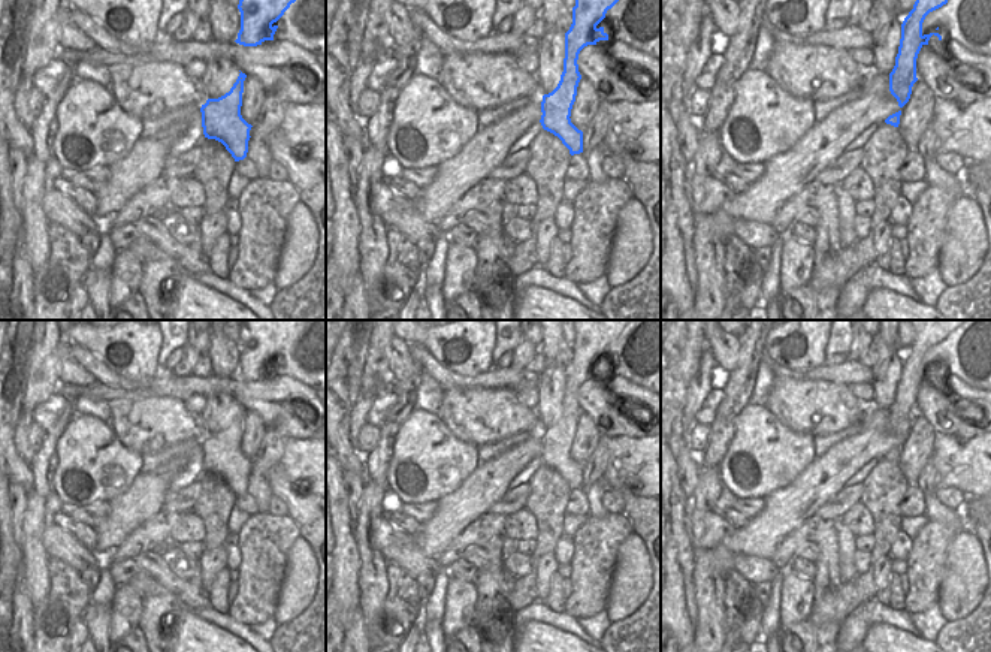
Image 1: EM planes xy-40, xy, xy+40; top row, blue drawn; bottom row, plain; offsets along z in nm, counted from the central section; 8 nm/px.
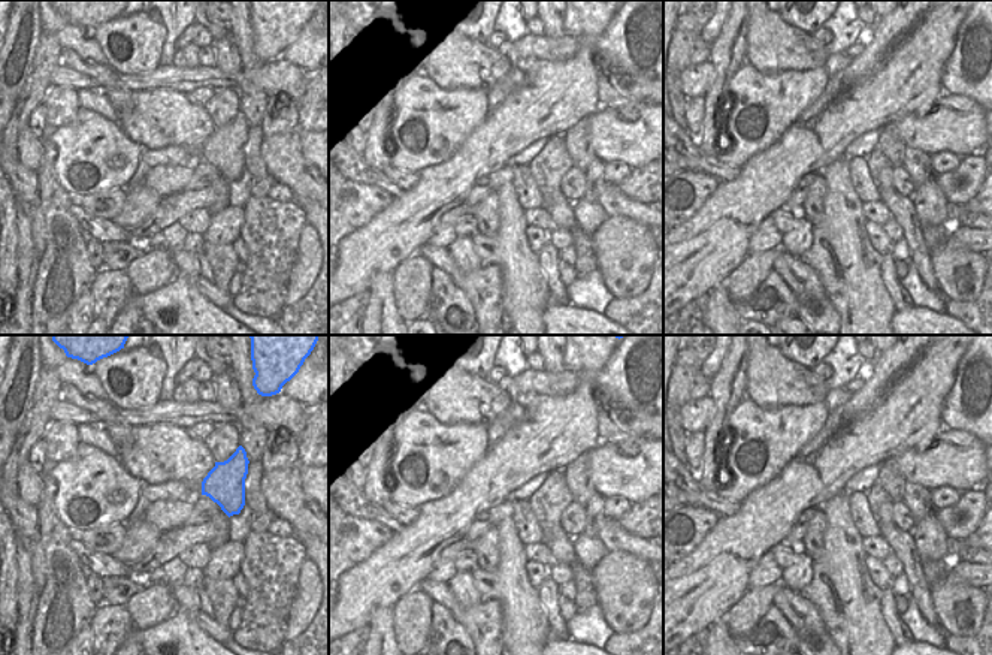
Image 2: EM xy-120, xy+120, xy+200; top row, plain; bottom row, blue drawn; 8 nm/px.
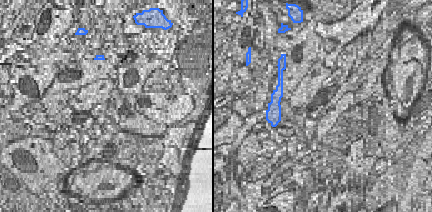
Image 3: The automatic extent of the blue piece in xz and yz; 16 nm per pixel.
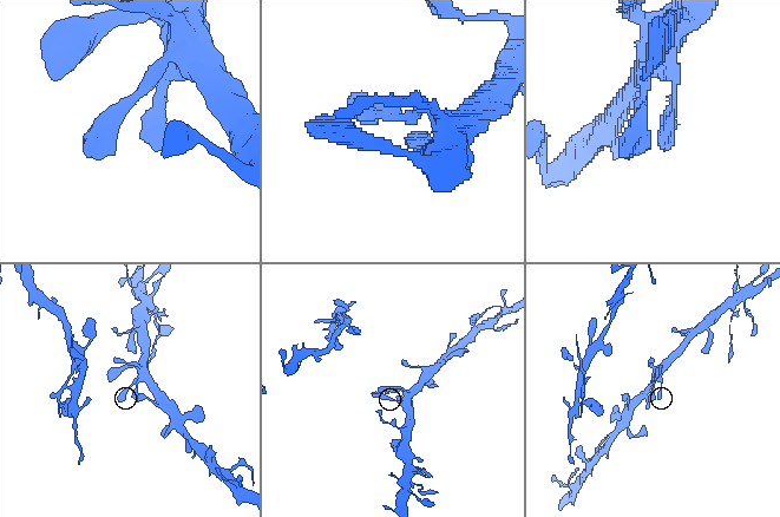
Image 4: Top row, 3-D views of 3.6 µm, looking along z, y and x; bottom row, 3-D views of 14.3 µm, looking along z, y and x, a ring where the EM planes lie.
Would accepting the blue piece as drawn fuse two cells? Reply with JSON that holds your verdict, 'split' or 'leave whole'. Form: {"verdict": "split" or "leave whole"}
{"verdict": "leave whole"}

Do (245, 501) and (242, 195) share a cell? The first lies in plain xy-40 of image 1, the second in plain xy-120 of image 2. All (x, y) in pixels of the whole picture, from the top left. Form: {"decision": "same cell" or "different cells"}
{"decision": "different cells"}

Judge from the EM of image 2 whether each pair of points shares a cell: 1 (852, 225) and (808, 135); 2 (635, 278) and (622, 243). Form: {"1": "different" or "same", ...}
{"1": "different", "2": "same"}

